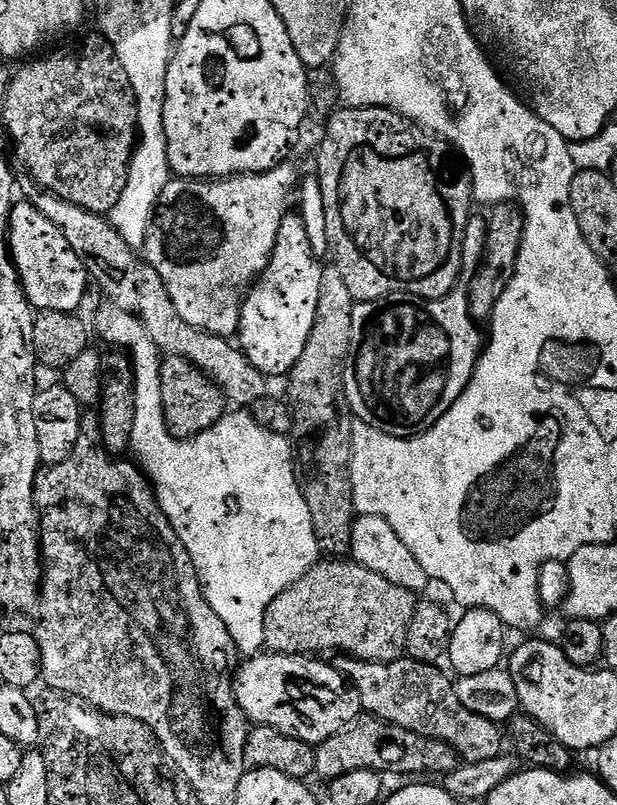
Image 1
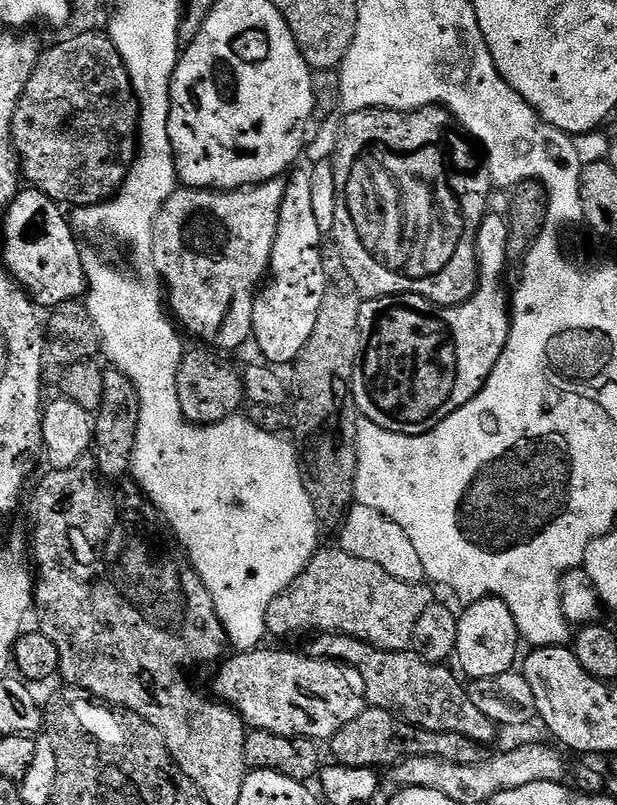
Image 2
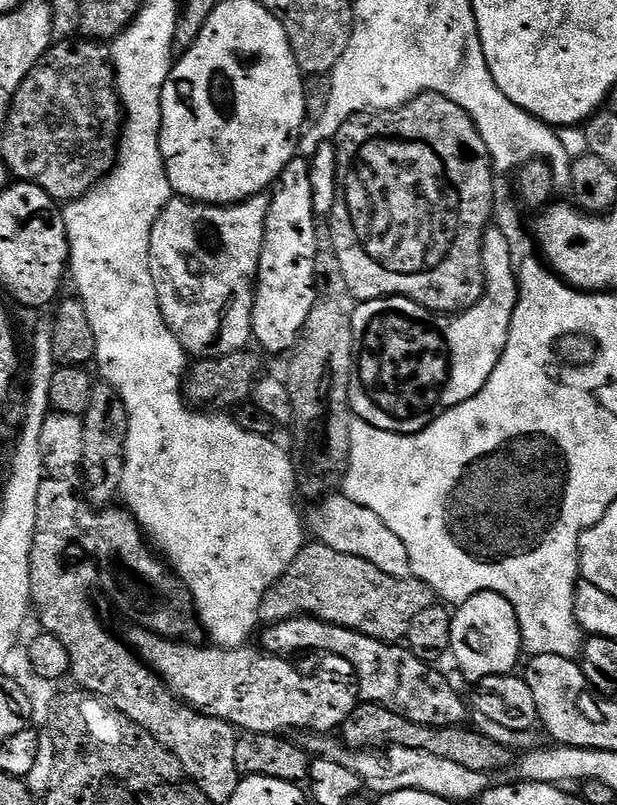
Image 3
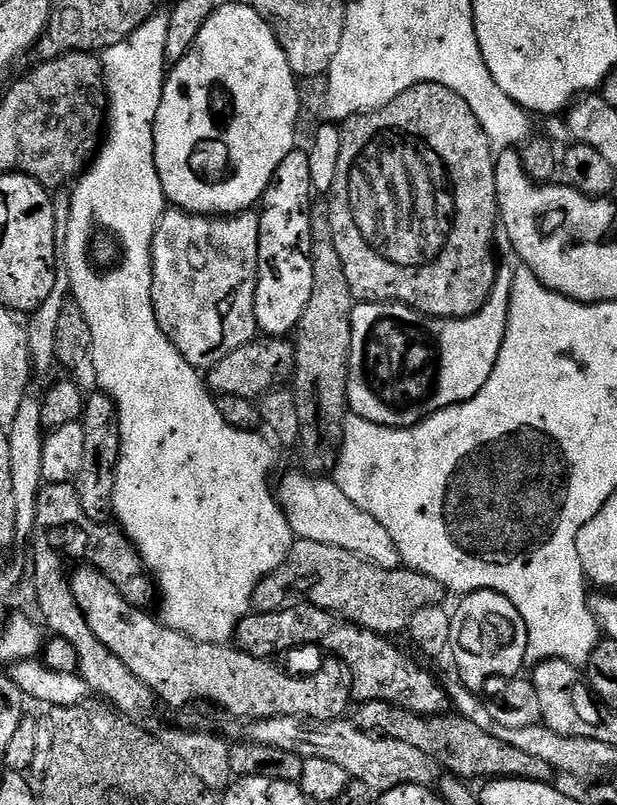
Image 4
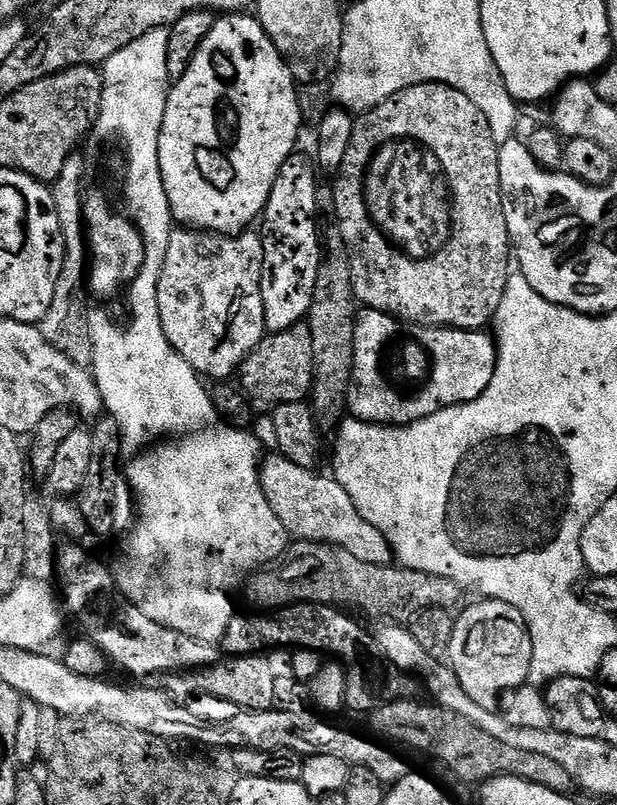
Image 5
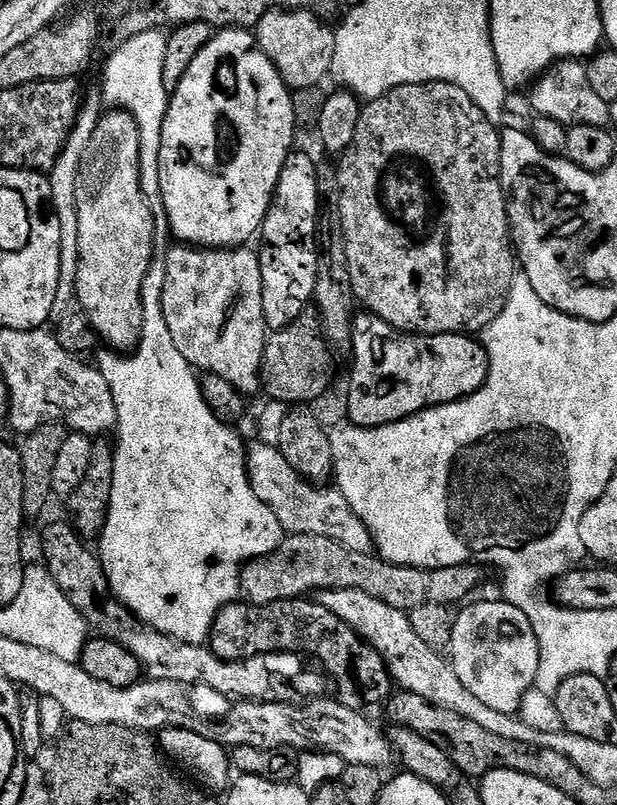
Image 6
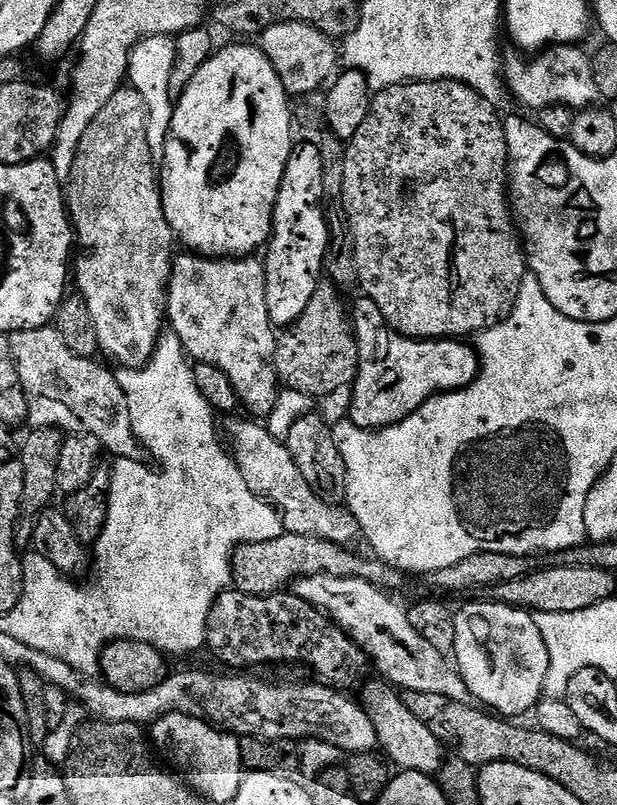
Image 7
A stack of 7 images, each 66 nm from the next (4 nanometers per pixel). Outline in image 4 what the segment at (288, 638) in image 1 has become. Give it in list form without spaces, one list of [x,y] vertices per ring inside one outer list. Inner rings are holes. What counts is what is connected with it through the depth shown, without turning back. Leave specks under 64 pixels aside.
[[[296,540],[293,543],[292,549],[290,550],[290,554],[284,560],[284,565],[279,568],[278,571],[273,572],[270,578],[265,578],[263,582],[260,583],[258,587],[256,587],[256,593],[252,596],[253,605],[260,606],[272,606],[272,604],[276,600],[276,595],[279,592],[297,592],[297,597],[303,598],[307,603],[313,604],[314,606],[318,606],[322,610],[326,610],[327,612],[333,612],[335,616],[339,616],[342,620],[347,620],[349,624],[356,624],[359,628],[365,628],[366,630],[370,630],[371,632],[379,632],[381,636],[388,638],[393,634],[391,632],[400,632],[403,633],[405,629],[408,627],[408,623],[410,622],[410,618],[414,618],[414,614],[418,614],[418,610],[422,610],[428,604],[440,604],[443,601],[443,596],[446,596],[446,589],[443,584],[438,583],[434,578],[430,578],[429,576],[423,576],[421,572],[414,572],[409,570],[407,567],[401,566],[395,568],[392,572],[390,570],[382,570],[378,566],[374,566],[373,564],[368,564],[365,560],[360,560],[354,554],[350,554],[350,550],[342,550],[338,546],[326,546],[322,542],[310,542],[309,540]]]

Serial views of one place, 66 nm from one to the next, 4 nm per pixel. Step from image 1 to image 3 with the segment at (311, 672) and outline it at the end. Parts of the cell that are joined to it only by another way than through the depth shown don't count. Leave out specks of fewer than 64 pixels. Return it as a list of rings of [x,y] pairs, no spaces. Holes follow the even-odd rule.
[[[132,626],[126,637],[128,648],[136,654],[168,687],[169,692],[189,708],[195,708],[206,716],[225,720],[237,730],[244,732],[270,732],[273,734],[332,734],[343,729],[346,718],[356,709],[357,693],[353,685],[332,672],[321,676],[307,676],[299,672],[285,657],[273,656],[255,647],[233,646],[231,648],[195,648],[192,642],[181,642],[176,638],[165,638],[149,632],[146,628]]]

